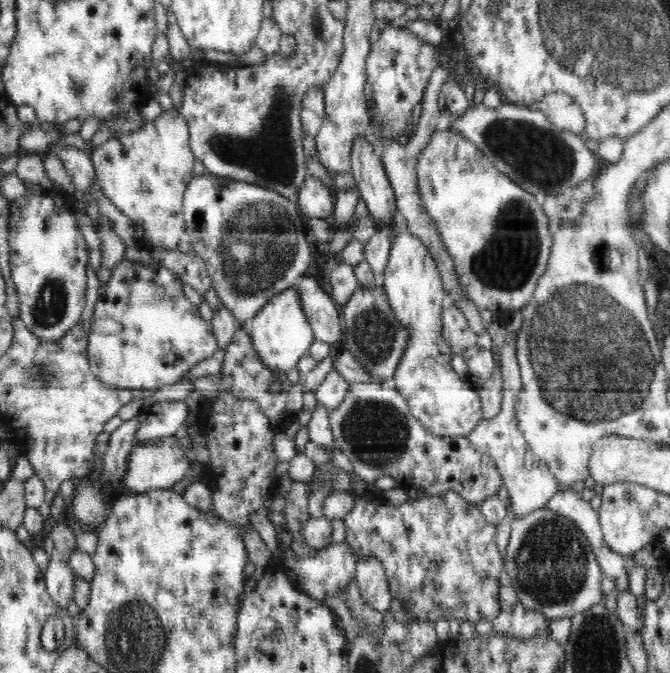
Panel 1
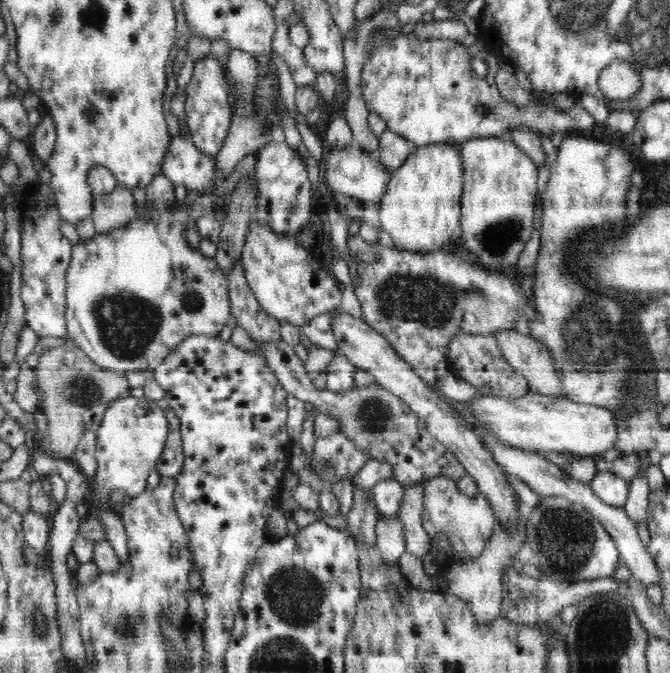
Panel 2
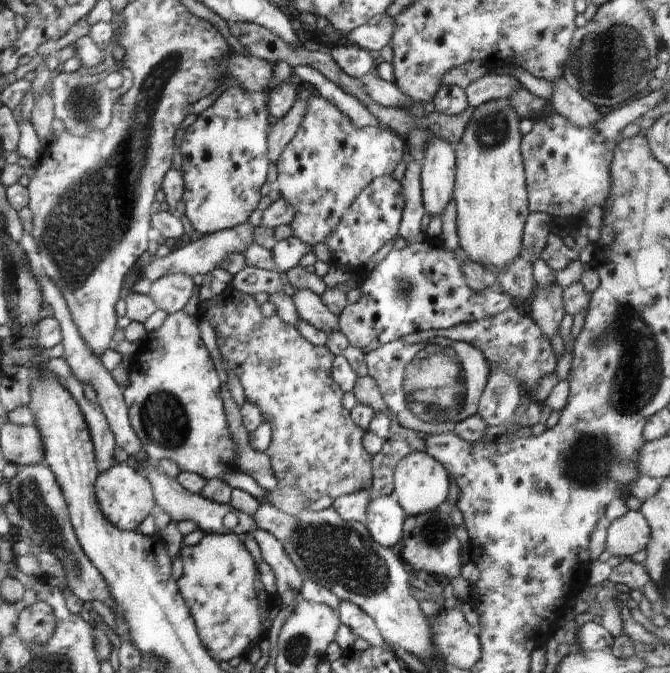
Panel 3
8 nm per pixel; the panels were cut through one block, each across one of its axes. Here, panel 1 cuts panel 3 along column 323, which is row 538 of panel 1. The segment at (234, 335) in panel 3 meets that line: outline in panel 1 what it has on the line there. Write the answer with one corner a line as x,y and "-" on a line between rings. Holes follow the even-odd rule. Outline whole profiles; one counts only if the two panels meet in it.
454,491
444,492
444,494
431,497
420,497
416,500
409,499
400,504
400,506
390,505
378,492
369,497
361,497
359,495
355,495
354,497
355,503
353,509
343,518
347,530
346,543
348,543
348,547
356,555
357,560
364,559
370,555
370,557
376,557
382,563
390,594
392,598
401,602
401,606
409,614
408,623
424,621
434,625
438,618
442,618
442,616
448,618
451,616
452,618
456,618
456,620
460,620
460,622
462,620
469,620
472,624
477,624
479,620
493,622
494,618
500,614
501,608
500,600
498,599
498,589
505,584
505,581
500,579
500,572
504,570
504,565
502,565
500,550
497,548
496,525
490,524
485,519
479,506
464,500
464,498

